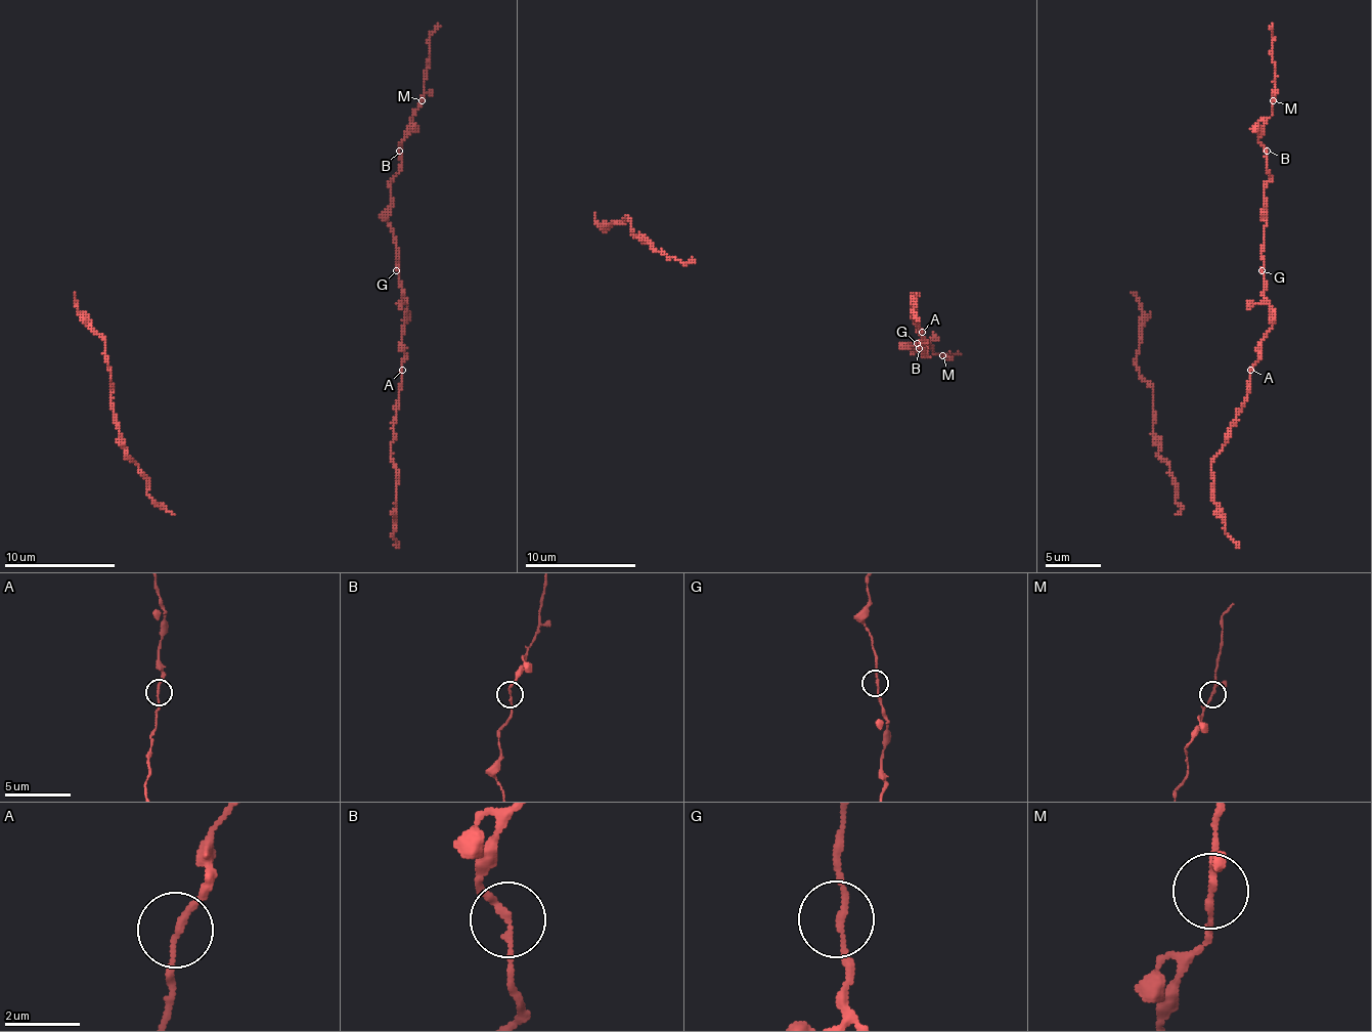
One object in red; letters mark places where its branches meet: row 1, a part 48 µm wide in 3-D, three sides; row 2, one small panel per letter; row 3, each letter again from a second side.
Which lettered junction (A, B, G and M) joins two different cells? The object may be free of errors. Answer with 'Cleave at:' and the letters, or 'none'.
Cleave at: none

